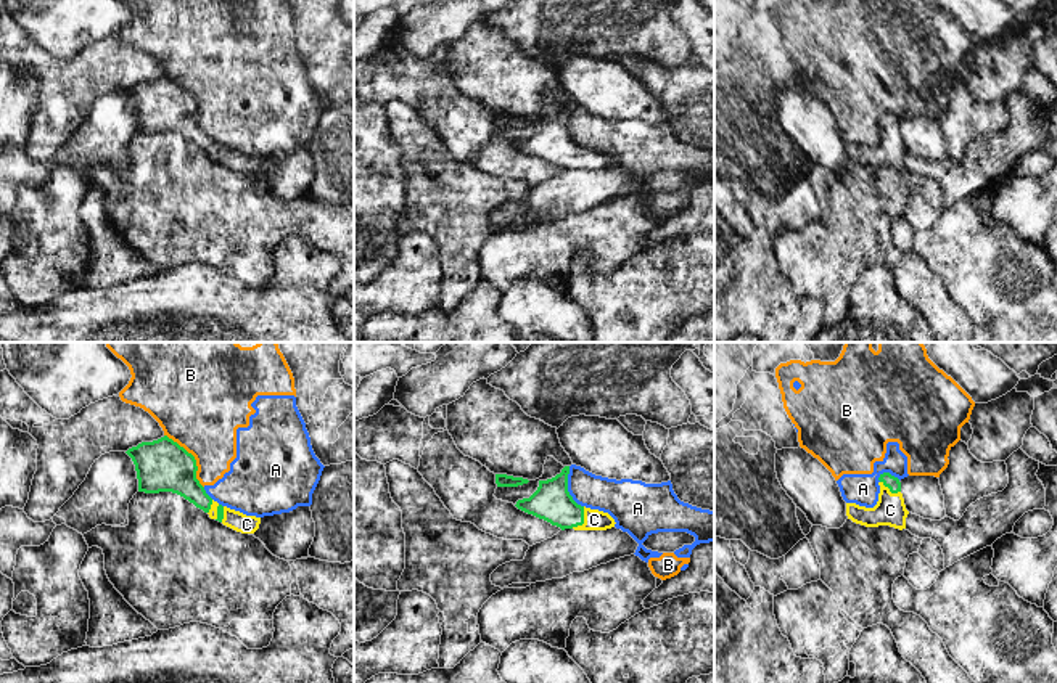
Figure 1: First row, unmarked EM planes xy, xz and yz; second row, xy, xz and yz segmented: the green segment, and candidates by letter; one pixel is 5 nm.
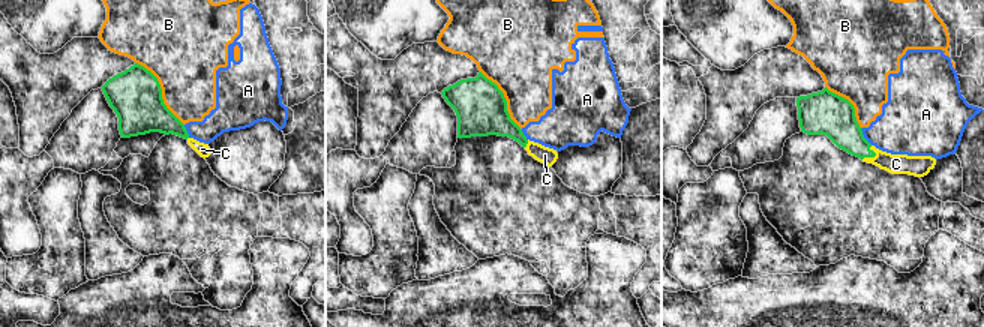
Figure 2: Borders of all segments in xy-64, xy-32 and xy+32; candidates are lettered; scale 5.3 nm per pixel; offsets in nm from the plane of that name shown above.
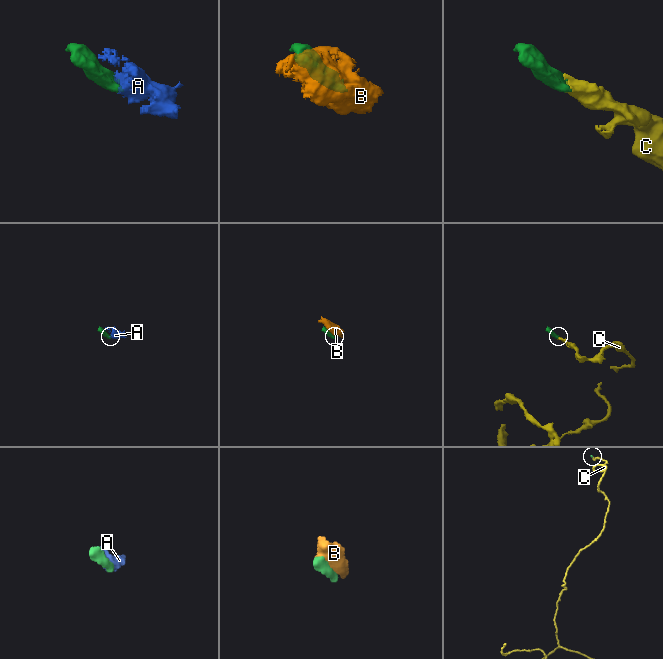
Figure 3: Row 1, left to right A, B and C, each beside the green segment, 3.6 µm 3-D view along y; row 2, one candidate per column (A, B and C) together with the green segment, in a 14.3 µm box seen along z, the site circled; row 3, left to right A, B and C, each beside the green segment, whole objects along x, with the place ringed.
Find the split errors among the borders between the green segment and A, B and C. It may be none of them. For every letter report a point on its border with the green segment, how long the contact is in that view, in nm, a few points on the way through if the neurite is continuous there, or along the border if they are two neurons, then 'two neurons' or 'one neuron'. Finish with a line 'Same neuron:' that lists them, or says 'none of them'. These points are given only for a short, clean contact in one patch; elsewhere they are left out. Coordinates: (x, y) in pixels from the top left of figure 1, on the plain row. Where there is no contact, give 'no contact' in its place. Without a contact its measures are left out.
A: contact xz (567, 127); length 220 nm; border xz (568, 106), (568, 134), (583, 147); two neurons
B: contact xy (193, 98); length 340 nm; two neurons
C: contact xz (583, 161); length 130 nm; way xz (552, 142), (565, 153), (583, 161), (594, 159); one neuron
Same neuron: C

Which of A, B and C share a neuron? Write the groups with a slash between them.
A B / C

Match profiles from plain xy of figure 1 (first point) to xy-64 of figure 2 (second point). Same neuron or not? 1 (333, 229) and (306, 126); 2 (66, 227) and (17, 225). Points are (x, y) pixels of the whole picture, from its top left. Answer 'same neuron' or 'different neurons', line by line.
1: different neurons
2: different neurons

